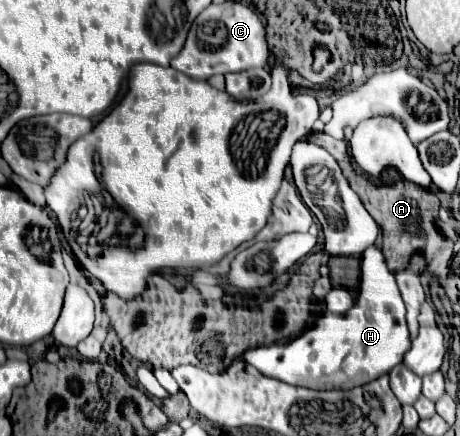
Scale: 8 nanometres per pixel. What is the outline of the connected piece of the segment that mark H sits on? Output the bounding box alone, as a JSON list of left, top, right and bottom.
[246,245,410,391]

